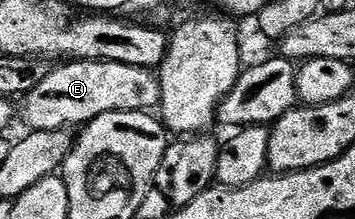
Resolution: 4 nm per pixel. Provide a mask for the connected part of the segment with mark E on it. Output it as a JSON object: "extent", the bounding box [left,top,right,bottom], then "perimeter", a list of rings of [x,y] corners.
{"extent":[20,61,159,131],"perimeter":[[[66,61],[61,65],[63,67],[55,66],[50,70],[48,77],[44,77],[44,81],[40,81],[40,85],[36,85],[36,89],[27,91],[24,96],[26,104],[20,107],[20,119],[27,123],[30,131],[61,131],[70,125],[66,123],[85,125],[98,115],[106,114],[109,111],[145,112],[147,109],[159,106],[158,77],[151,68],[105,61]]]}

